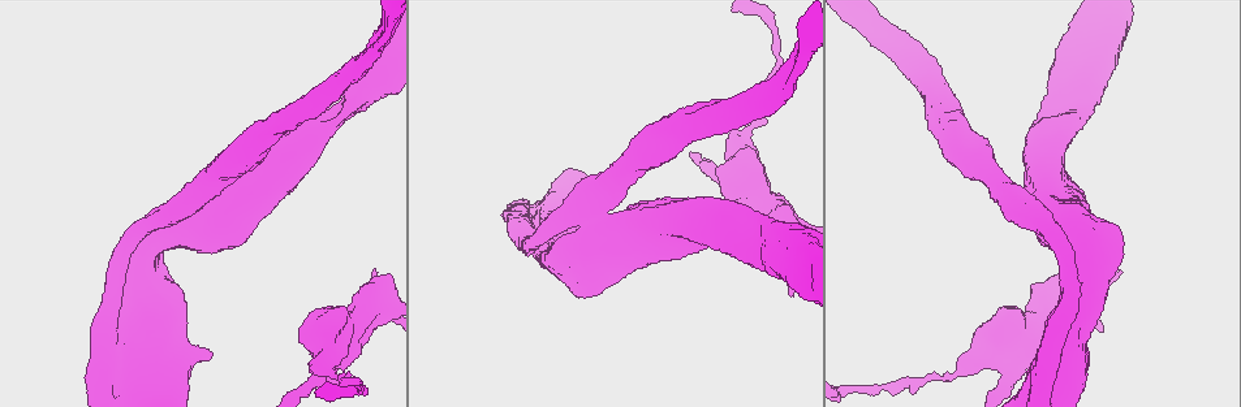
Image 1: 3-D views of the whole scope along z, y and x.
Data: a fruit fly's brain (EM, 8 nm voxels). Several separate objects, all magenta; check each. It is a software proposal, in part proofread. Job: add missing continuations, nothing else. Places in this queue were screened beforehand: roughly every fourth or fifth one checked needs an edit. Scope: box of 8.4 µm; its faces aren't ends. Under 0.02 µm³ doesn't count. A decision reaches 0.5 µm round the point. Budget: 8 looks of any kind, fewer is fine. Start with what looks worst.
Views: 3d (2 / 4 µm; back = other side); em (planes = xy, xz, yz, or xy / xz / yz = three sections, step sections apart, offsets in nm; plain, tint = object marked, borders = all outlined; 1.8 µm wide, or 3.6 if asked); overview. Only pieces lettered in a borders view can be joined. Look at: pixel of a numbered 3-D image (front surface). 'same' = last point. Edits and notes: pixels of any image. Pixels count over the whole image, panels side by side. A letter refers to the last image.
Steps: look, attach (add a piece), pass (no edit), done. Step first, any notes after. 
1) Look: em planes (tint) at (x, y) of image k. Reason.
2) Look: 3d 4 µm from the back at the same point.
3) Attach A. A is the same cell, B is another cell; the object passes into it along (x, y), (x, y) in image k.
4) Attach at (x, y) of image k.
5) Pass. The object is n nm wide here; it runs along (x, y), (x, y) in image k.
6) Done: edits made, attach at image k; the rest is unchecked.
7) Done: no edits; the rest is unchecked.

Look: em planes (tint) at (791, 295) of image 1. Thin end.

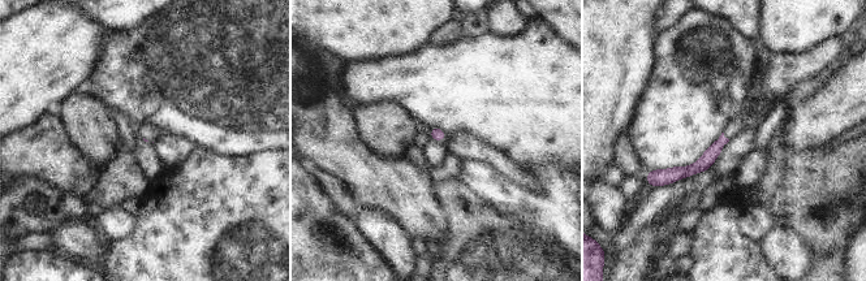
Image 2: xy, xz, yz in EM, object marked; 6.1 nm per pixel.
Look: em planes (borders) at the same point.

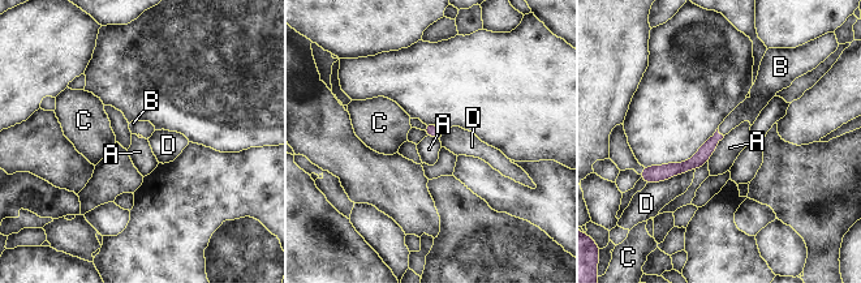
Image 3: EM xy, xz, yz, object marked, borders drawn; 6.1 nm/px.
Attach B. B is the same cell, A, C and D are other cells; it goes on there.

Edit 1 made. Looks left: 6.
Look: em planes (borders) at (86, 371) of image 1. Stops while still wide.

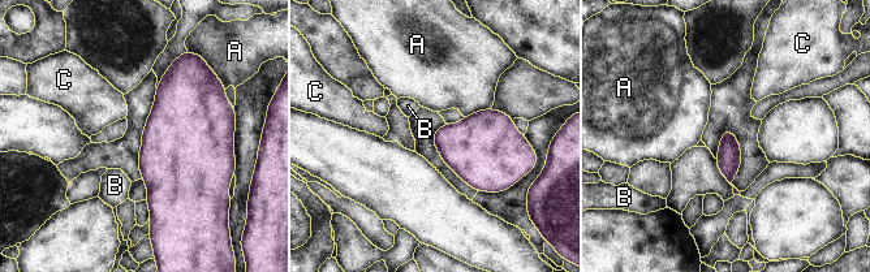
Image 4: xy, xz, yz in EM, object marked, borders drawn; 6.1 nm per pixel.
Pass. A, B and C are other cells; a border runs along (489, 108), (476, 111), (464, 117) in image 4; no lettered piece goes on from it.

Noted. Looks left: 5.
Look: 3d 2 µm at (1053, 109) of image 1.

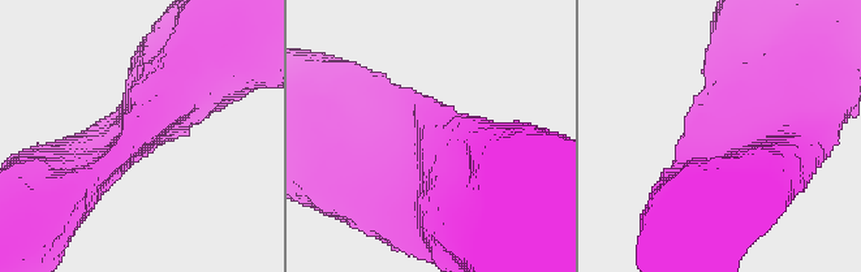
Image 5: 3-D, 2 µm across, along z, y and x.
Look: em yz step 8 (borders) at (161, 133) of image 5. Shape alone is not enough.

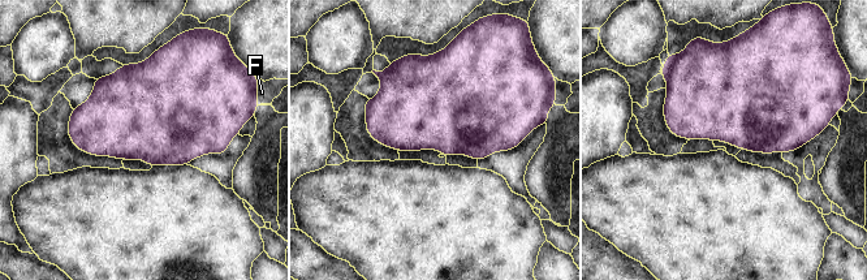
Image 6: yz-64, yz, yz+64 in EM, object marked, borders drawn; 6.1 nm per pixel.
Look: em planes (borders) at the same point.

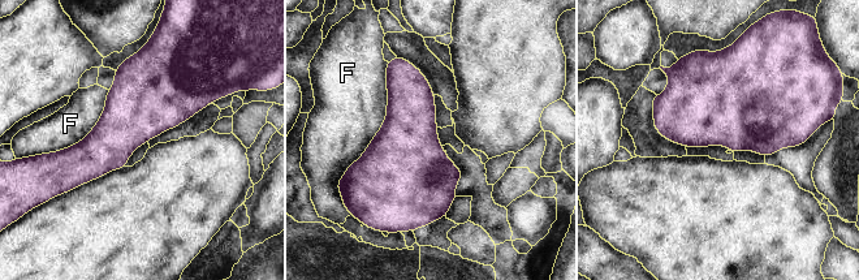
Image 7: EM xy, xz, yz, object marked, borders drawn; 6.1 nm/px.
Pass. The longest contact is with F, 700 nm; F is another cell; a border runs along (387, 63), (387, 116), (345, 171) in image 7; no lettered piece goes on from it.

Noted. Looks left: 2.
Done: edits made, attach at image 3; the rest is unchecked.

